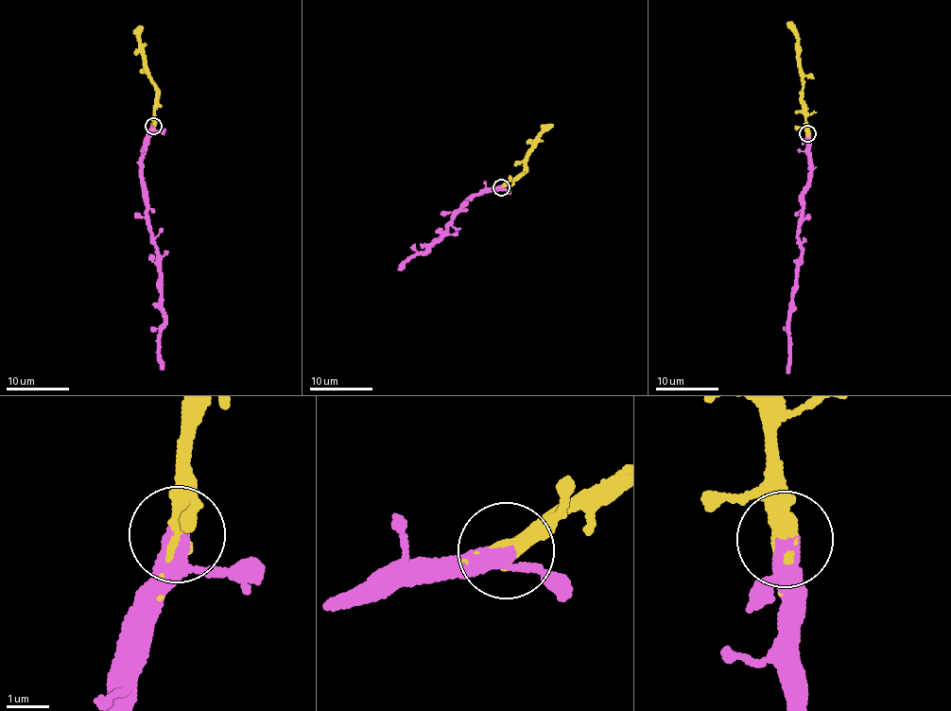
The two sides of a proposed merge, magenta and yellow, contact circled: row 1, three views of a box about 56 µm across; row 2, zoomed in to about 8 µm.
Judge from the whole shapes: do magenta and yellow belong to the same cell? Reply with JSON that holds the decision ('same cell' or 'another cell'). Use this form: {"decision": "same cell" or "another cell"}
{"decision": "same cell"}

